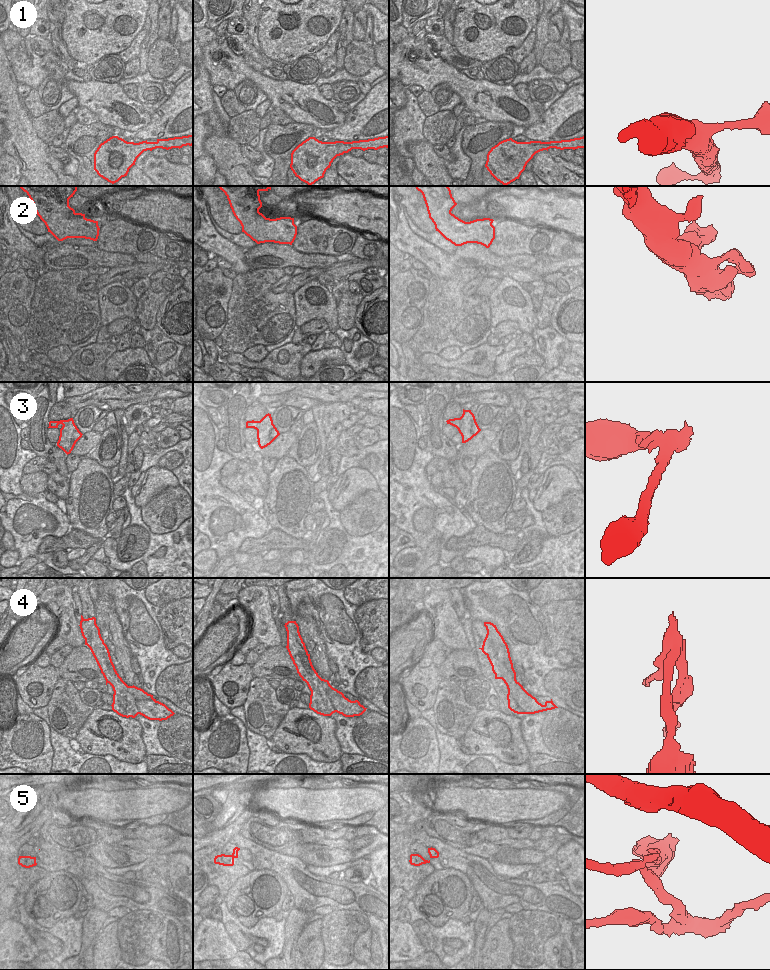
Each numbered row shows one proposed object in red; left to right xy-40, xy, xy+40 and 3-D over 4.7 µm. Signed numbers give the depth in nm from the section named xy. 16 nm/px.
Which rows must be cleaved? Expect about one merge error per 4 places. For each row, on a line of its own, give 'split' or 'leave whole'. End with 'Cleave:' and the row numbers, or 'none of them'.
1: leave whole
2: leave whole
3: split
4: split
5: leave whole
Cleave: 3, 4

